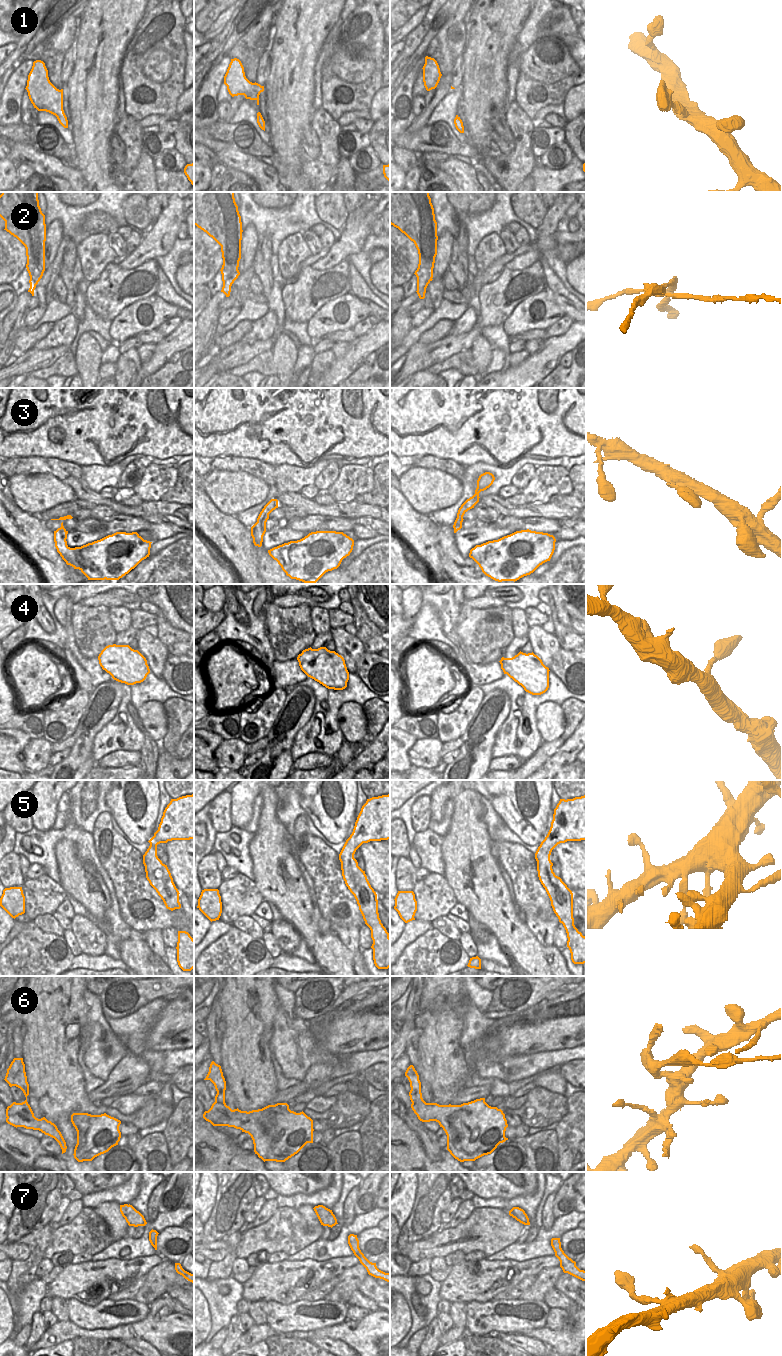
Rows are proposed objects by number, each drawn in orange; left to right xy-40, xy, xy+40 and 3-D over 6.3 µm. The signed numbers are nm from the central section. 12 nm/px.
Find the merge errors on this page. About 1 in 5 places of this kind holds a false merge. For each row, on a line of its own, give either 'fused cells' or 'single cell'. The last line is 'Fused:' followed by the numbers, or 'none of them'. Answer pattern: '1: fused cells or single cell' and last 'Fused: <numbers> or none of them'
1: single cell
2: fused cells
3: single cell
4: single cell
5: single cell
6: fused cells
7: single cell
Fused: 2, 6

